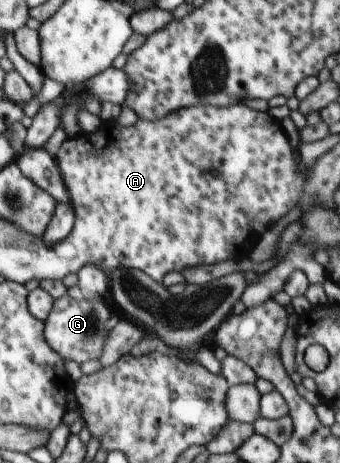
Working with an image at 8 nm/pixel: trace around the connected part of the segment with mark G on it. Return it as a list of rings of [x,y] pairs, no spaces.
[[[65,294],[65,296],[54,300],[51,312],[44,320],[46,343],[65,361],[72,360],[77,364],[85,361],[98,362],[108,335],[105,322],[111,316],[111,309],[103,300],[76,300]]]

